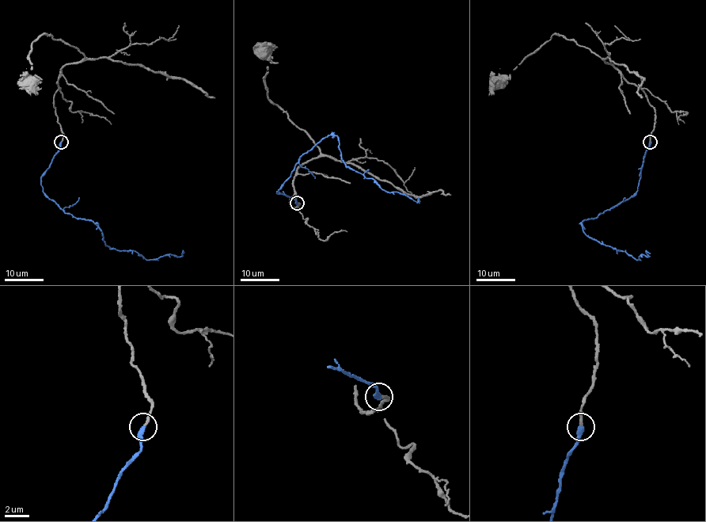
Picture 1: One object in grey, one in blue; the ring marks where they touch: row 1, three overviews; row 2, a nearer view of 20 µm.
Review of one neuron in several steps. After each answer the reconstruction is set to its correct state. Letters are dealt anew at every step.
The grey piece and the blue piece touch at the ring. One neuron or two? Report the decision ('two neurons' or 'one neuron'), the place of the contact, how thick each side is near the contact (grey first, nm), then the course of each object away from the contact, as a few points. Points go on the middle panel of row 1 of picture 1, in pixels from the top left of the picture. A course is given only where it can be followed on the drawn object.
one neuron; at (297, 203); 220 nm thick on the grey side, 400 nm on the other; grey runs (297, 203), (291, 208), (295, 172), (315, 159), (320, 150), (267, 95), (264, 75), (271, 62), (263, 51); blue runs (297, 203), (278, 188), (298, 159), (329, 135), (339, 139), (347, 165), (419, 203)

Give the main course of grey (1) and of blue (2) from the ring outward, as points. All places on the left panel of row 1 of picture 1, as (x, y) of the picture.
1: (61, 142), (54, 102), (59, 71), (84, 55), (42, 34), (32, 44), (28, 60), (35, 76), (28, 82)
2: (61, 142), (41, 177), (42, 192), (67, 214), (93, 222), (111, 249), (135, 251), (146, 260), (183, 253)

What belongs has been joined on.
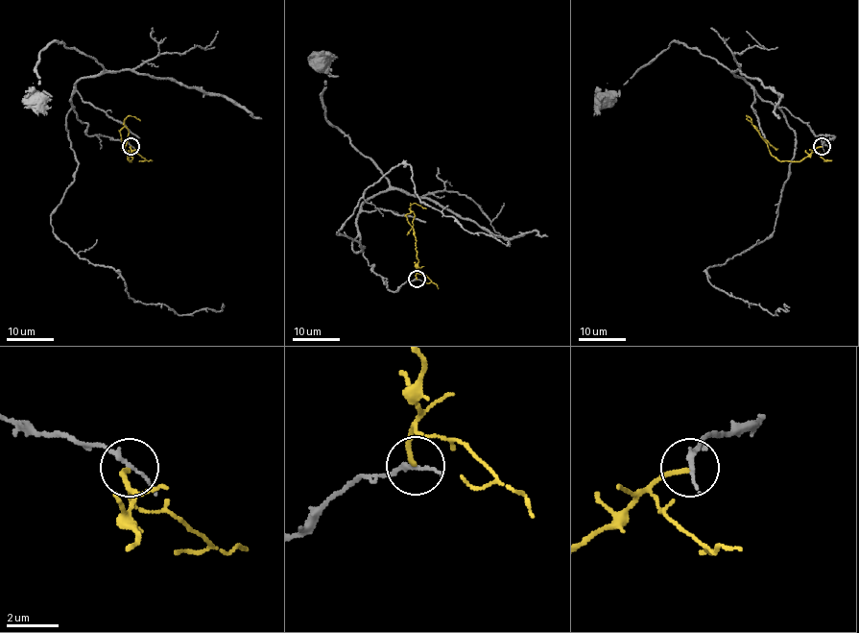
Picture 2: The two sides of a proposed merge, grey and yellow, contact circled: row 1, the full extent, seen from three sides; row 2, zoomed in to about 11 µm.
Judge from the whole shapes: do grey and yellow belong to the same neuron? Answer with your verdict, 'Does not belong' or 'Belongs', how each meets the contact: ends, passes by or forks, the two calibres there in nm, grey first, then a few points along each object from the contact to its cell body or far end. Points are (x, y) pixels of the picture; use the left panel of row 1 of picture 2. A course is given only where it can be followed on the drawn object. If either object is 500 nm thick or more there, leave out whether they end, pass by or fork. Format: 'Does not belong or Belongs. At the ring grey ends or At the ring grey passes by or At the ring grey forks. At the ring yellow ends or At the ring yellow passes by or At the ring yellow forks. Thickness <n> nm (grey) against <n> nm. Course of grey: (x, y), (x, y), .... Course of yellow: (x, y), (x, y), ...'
Does not belong. At the ring grey passes by. At the ring yellow ends. Thickness 140 nm (grey) against 180 nm. Course of grey: (131, 146), (88, 135), (77, 118), (73, 86), (103, 67), (62, 43), (39, 54), (43, 92), (35, 100). Course of yellow: (131, 146), (130, 161), (120, 133), (126, 127), (127, 143), (121, 148)

